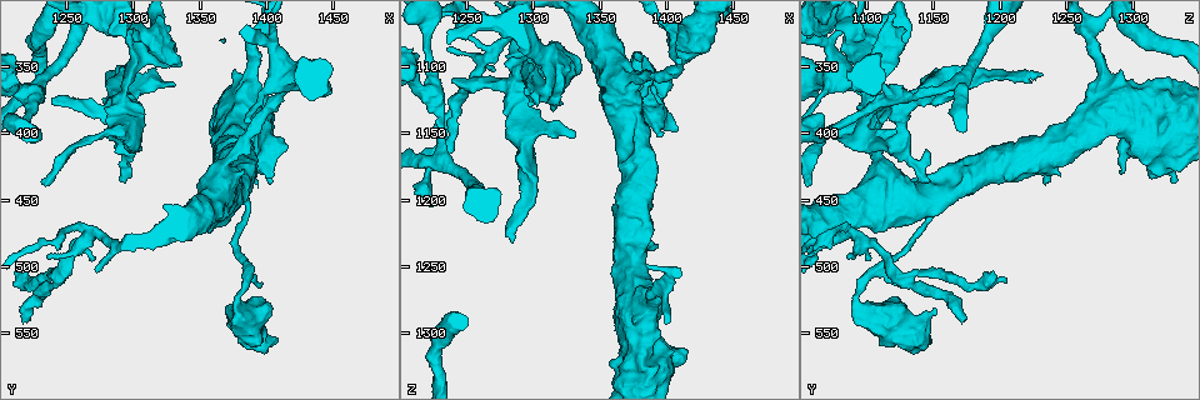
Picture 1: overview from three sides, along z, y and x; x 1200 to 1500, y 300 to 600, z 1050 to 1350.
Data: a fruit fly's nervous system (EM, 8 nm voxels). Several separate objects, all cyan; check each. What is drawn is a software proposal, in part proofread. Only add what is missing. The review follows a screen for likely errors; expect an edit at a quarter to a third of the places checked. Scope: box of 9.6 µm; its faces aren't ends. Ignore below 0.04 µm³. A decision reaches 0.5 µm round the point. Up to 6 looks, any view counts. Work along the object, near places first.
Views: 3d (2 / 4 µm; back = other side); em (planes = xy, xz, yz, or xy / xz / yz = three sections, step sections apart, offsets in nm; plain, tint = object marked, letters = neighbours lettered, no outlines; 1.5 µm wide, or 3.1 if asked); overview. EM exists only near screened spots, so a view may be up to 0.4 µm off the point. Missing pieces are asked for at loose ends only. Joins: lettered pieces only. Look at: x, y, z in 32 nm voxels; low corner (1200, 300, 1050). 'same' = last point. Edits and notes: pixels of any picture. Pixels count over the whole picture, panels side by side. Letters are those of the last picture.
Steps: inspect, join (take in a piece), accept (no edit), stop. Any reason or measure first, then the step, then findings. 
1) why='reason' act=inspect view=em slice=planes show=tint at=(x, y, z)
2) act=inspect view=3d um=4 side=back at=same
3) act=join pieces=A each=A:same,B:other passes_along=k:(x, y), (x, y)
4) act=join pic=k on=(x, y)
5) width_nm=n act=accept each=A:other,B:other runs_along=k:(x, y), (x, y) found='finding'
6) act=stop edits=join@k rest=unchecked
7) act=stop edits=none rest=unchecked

why='free end' act=inspect view=em um=3.1 slice=planes show=letters at=(1314, 324, 1134)

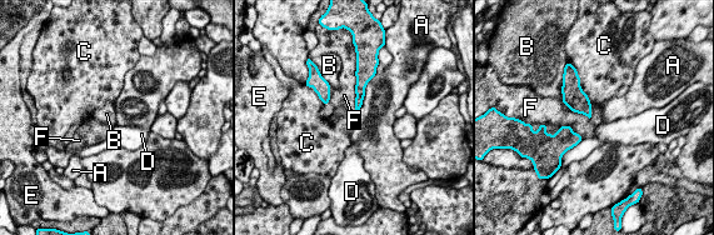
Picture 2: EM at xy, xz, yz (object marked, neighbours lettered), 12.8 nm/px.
longest_contact=A:550nm act=accept each=A:other,B:other,C:other,D:other,E:other,F:other border=2:(590, 104), (592, 115) found='no lettered piece goes on from it'

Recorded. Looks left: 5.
why='branch stops here' act=inspect view=em slice=planes show=letters at=(1218, 538, 1176)

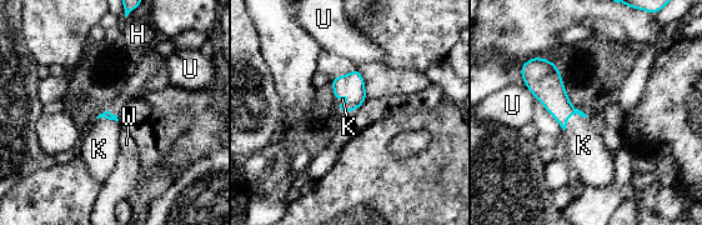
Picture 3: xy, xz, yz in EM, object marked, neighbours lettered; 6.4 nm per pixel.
act=join pieces=K each=H:other,K:same,U:other,W:other passes_along=3:(546, 84), (571, 114), (583, 145) found='it goes on there'

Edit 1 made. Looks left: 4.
why='branch stops here' act=inspect view=3d um=4 at=(1282, 356, 1232)

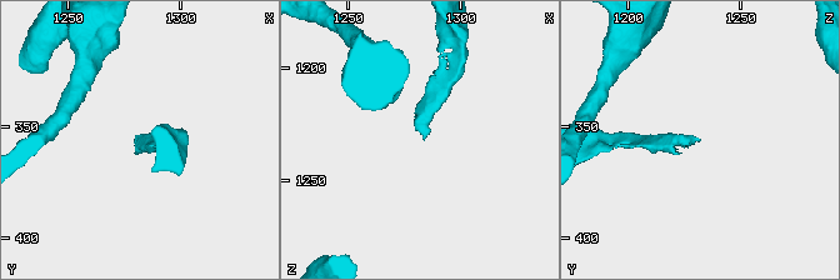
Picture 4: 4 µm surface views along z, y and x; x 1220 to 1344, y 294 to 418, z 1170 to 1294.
act=inspect view=em slice=planes show=letters at=(1283, 357, 1232)

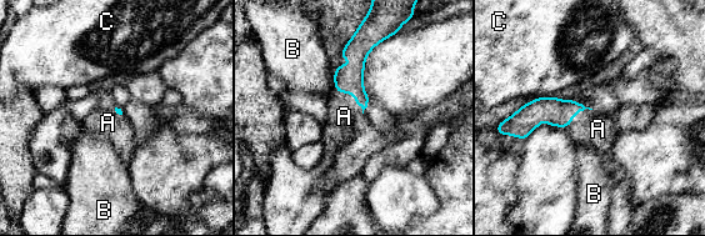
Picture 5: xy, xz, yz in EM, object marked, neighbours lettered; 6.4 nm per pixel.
act=join pieces=A each=A:same,B:other,C:other passes_along=5:(349, 79), (354, 95), (344, 116) found='it goes on there'

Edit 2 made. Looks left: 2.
act=stop edits=join@3,join@5 rest=unchecked

